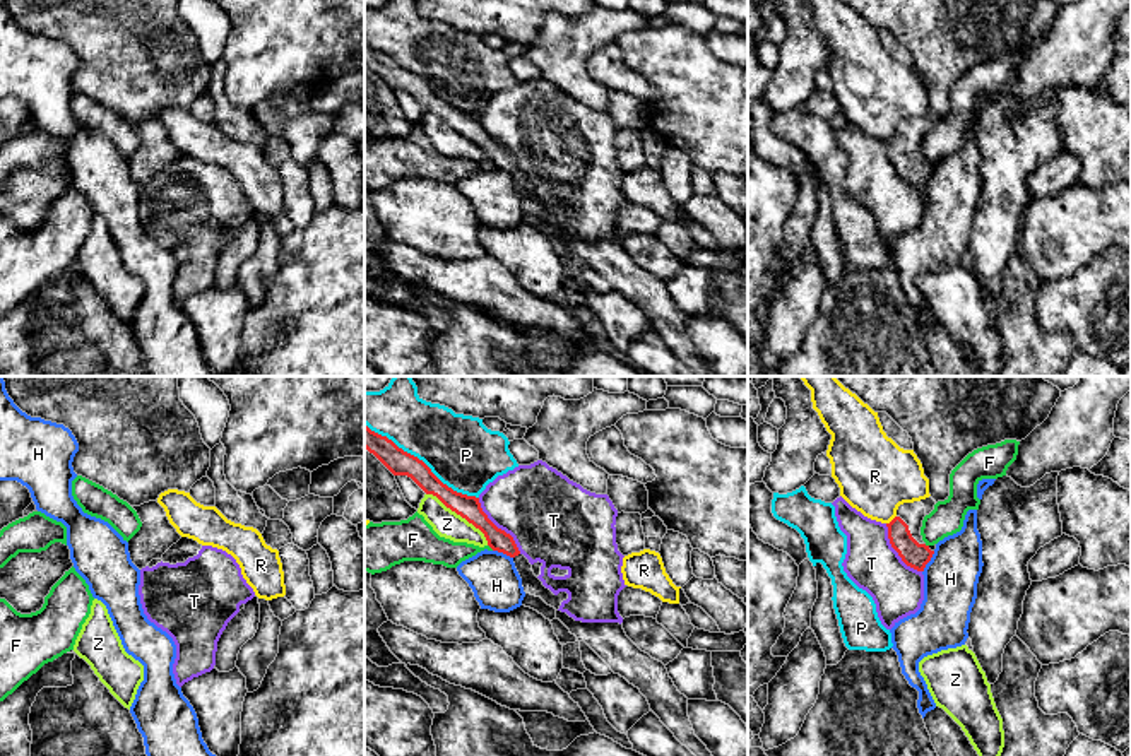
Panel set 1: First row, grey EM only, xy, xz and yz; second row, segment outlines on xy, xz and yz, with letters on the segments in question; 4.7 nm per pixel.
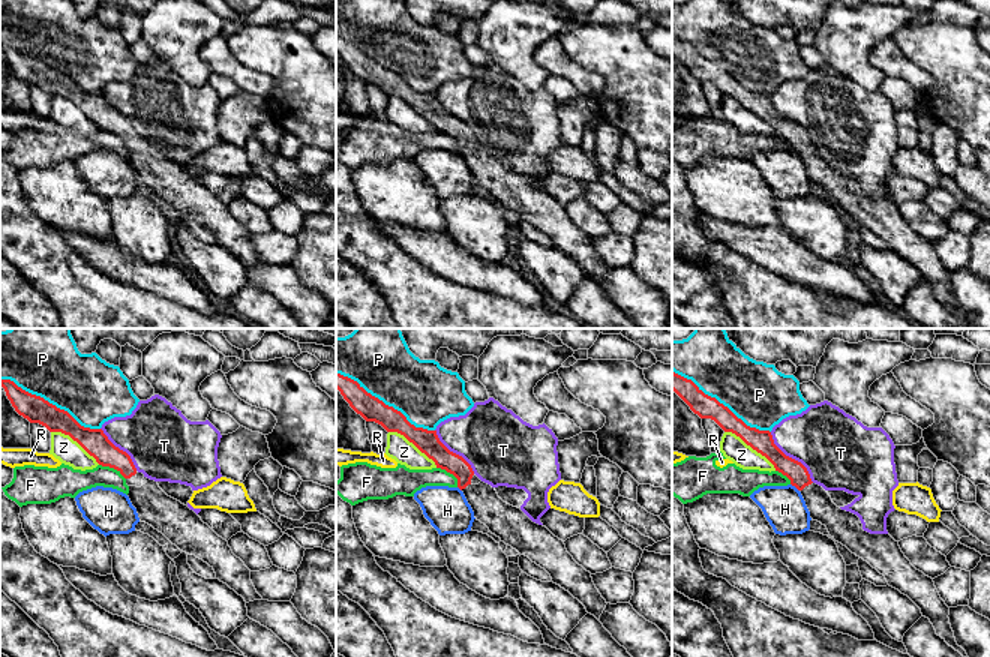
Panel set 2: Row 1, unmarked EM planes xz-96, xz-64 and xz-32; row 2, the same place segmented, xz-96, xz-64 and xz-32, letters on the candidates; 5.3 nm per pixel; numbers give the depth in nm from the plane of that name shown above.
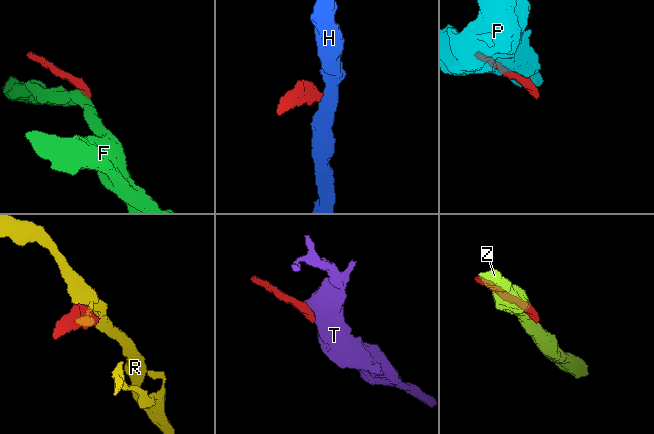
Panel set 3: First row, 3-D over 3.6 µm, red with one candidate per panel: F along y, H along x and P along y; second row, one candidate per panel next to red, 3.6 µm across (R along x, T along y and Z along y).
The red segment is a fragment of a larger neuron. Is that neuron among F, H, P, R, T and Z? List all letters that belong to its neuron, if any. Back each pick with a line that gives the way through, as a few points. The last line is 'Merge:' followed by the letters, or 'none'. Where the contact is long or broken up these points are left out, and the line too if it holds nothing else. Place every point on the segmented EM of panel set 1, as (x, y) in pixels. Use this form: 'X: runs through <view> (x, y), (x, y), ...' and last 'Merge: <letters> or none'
Merge: none

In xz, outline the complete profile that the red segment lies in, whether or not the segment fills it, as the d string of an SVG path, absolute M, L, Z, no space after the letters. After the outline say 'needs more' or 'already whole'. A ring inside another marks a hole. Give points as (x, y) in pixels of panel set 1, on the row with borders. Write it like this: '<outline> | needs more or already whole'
M364 424L364 448L373 453L394 475L411 477L426 494L436 496L447 508L479 529L493 551L510 556L522 578L525 594L541 597L556 609L571 635L582 638L614 674L625 677L647 698L650 710L695 756L712 756L695 735L688 717L688 698L678 691L662 662L642 652L625 633L619 623L582 623L560 611L566 592L554 595L534 575L532 564L518 551L513 537L498 529L483 511L479 498L453 491L443 484L417 457L399 448L392 440L371 431Z | needs more

